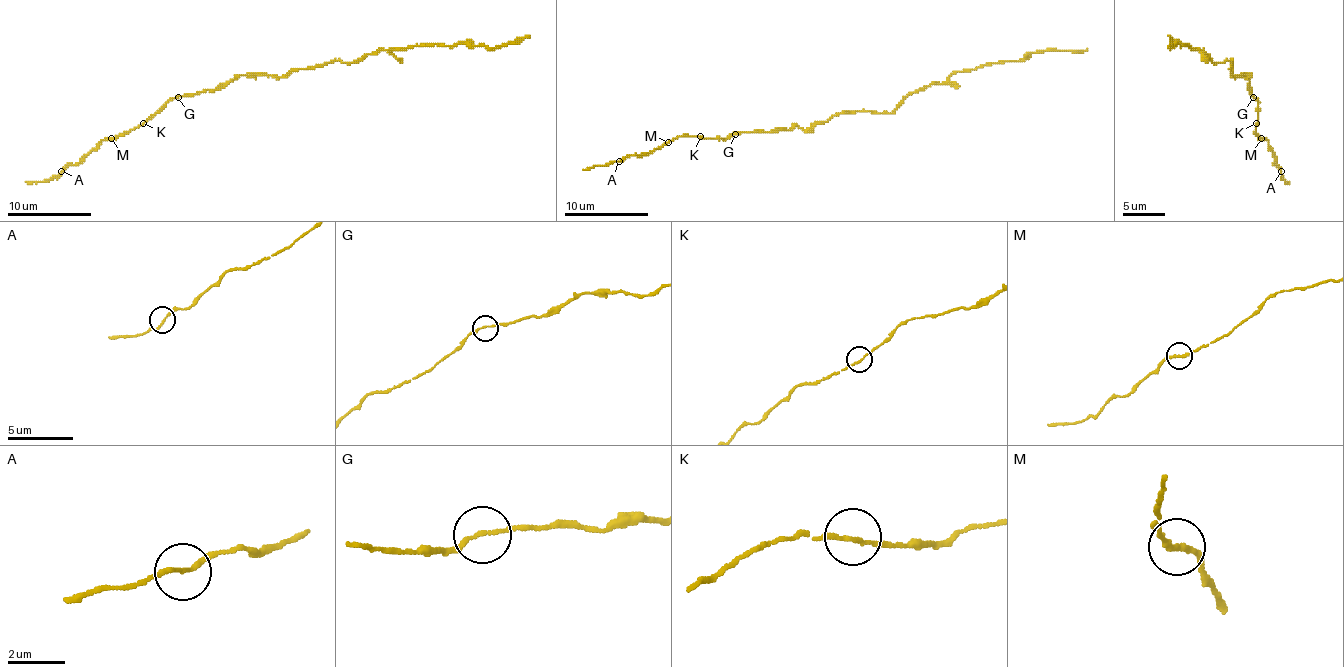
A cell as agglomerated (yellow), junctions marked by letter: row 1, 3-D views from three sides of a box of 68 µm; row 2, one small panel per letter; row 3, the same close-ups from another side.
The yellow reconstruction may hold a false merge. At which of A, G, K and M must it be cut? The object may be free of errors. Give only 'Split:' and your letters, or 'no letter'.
Split: no letter

